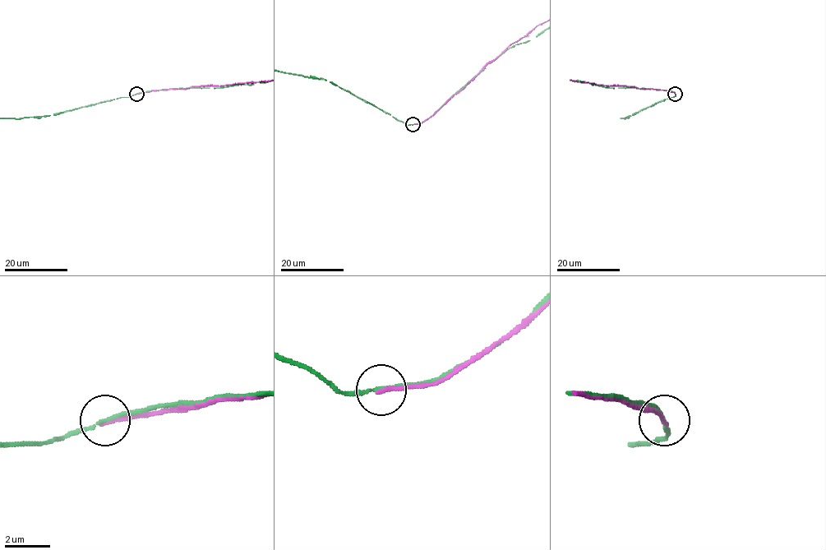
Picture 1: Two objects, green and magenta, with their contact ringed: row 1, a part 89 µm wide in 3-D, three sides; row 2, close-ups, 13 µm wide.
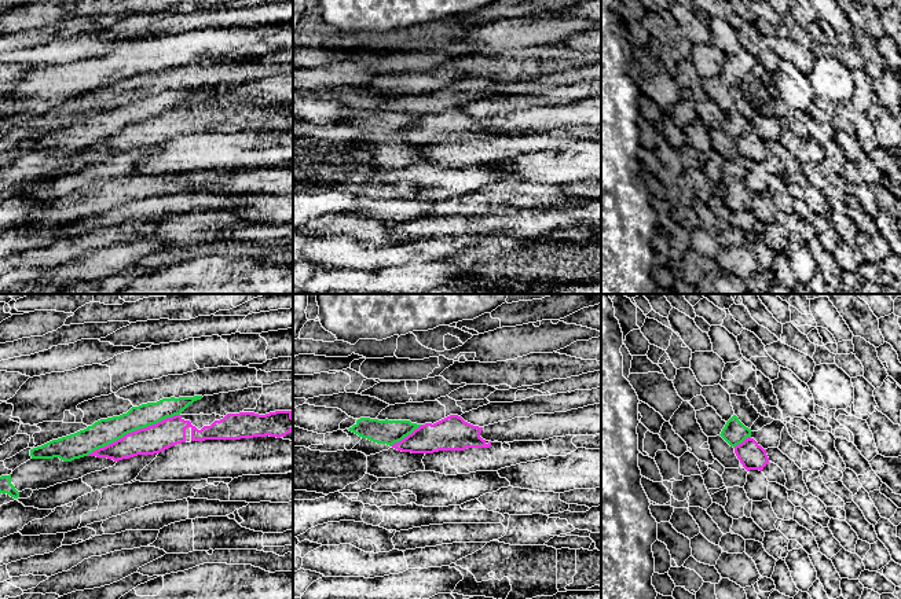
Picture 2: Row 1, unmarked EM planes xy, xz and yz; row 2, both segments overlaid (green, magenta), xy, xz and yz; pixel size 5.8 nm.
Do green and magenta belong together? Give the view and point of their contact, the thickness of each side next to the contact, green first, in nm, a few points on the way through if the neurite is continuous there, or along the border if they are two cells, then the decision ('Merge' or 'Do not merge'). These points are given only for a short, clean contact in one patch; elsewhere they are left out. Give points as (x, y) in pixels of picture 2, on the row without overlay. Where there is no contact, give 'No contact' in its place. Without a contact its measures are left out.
Touches green at xy (132, 122). Thickness 150 nm (green) against 170 nm. Boundary: xy (179, 106), (128, 124), (87, 147). Do not merge

